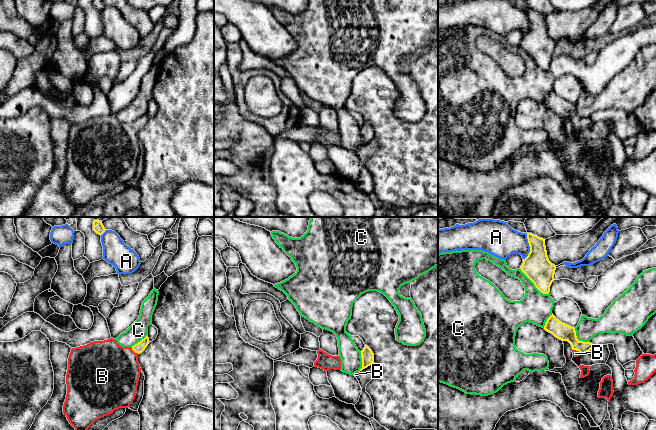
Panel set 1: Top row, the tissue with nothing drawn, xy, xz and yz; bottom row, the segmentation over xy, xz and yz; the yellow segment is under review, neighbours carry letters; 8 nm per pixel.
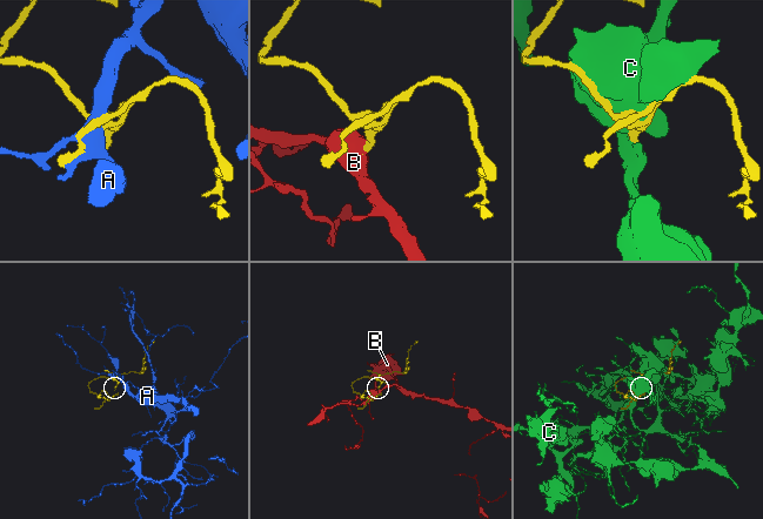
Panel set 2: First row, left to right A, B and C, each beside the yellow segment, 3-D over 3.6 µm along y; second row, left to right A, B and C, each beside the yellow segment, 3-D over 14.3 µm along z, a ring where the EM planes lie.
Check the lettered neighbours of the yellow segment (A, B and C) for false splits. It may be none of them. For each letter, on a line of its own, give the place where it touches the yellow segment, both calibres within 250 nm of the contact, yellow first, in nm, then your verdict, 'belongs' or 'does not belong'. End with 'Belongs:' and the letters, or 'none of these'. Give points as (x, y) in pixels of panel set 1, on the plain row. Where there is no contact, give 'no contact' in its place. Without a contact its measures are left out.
A: meets yellow in yz at (530, 23); 220 nm thick on the yellow side, 260 nm on the other; does not belong
B: meets yellow in xy at (134, 127); 80 nm thick on the yellow side, 460 nm on the other; belongs
C: meets yellow in yz at (534, 60); 220 nm thick on the yellow side, 260 nm on the other; does not belong
Belongs: B

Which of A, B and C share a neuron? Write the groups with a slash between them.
A / B / C

